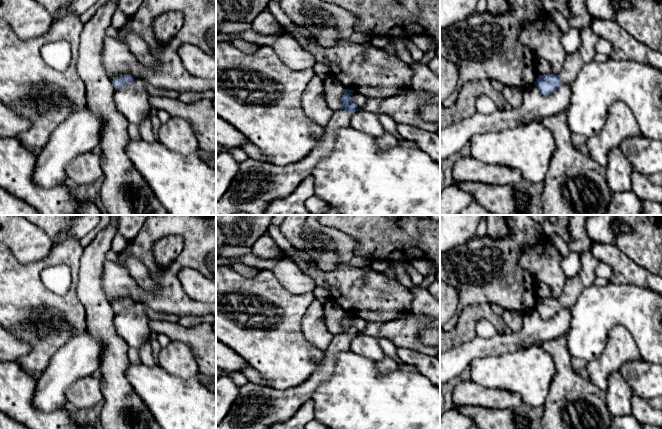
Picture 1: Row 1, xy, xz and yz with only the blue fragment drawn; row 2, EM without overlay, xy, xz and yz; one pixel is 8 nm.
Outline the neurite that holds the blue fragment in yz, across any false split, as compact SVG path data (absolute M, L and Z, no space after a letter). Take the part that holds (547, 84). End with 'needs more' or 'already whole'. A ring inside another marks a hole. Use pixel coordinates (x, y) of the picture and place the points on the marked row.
M590 25L580 31L581 46L573 54L566 54L564 65L558 75L542 75L535 81L535 86L542 95L555 92L559 86L572 83L580 70L590 62L594 61L595 46L599 37L592 31Z; needs more

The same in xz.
M346 89L341 98L342 108L333 112L317 146L305 158L286 166L277 166L251 158L241 162L239 171L228 190L216 202L216 215L232 215L235 212L263 215L273 201L290 195L304 178L312 174L314 167L332 152L337 131L350 127L351 117L358 110L358 106L350 100L353 92Z; needs more

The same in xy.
M127 72L124 73L116 73L111 78L113 86L116 89L120 88L123 85L129 84L134 80L134 77Z; needs more

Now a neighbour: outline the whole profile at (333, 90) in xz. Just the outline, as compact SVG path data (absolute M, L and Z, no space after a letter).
M331 74L324 79L324 96L328 106L333 110L340 110L342 108L341 98L345 93L346 88L342 83L337 81Z

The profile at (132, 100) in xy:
M143 77L134 80L115 90L114 103L119 112L129 121L138 126L154 111L149 103L148 83Z

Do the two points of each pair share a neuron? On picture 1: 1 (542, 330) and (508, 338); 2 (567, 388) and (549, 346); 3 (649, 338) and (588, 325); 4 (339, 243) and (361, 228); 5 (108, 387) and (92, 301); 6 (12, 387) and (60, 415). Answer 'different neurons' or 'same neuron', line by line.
1: same neuron
2: same neuron
3: same neuron
4: different neurons
5: same neuron
6: same neuron

